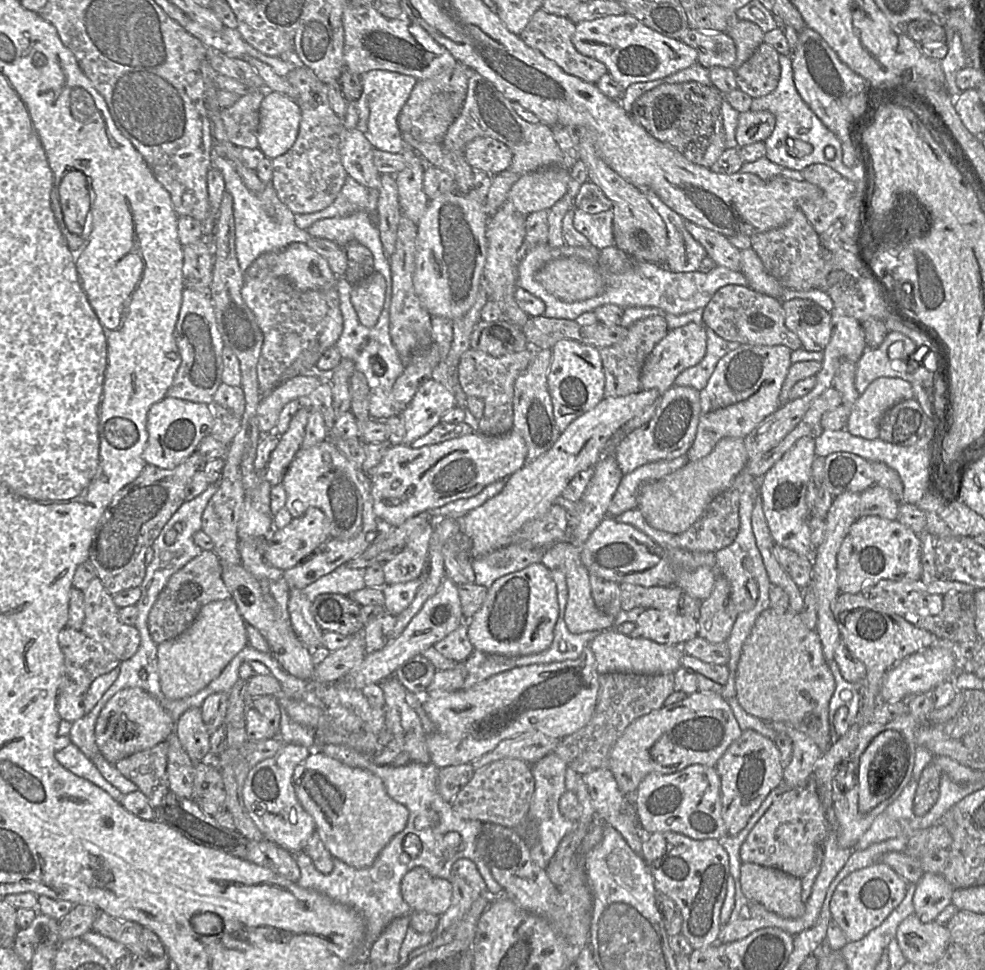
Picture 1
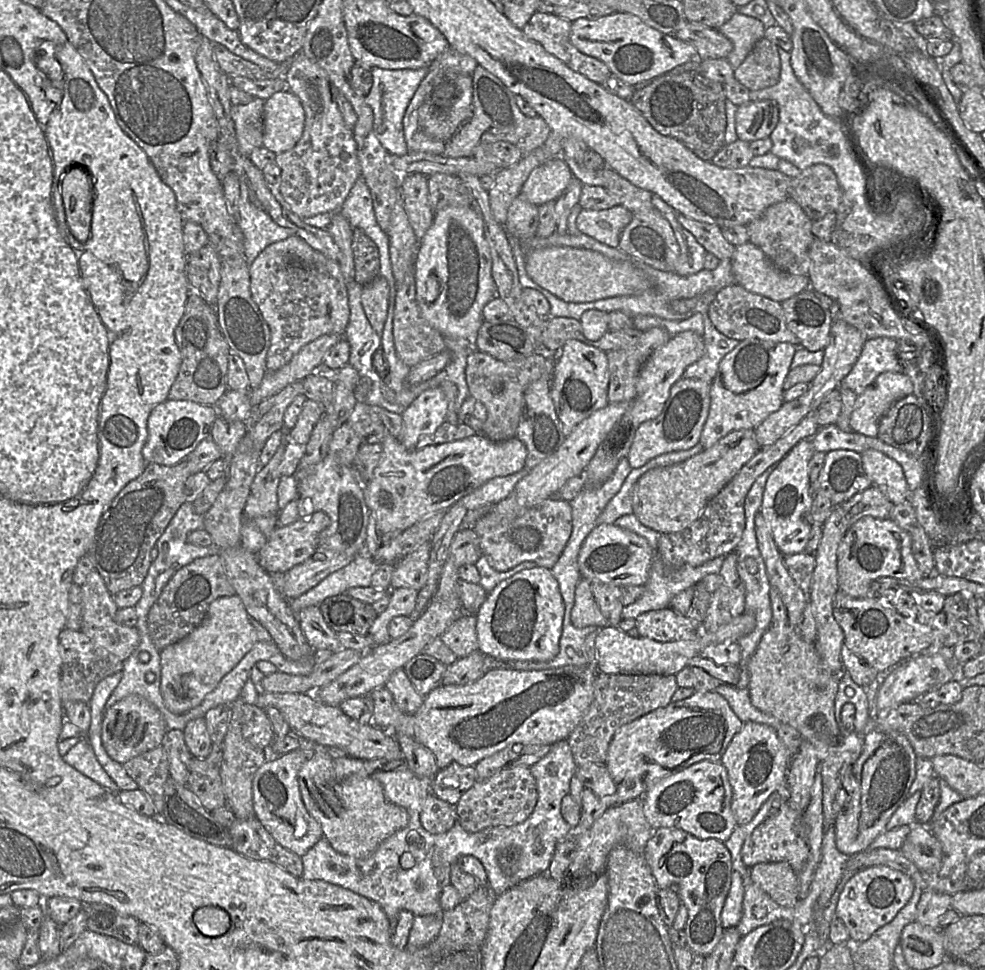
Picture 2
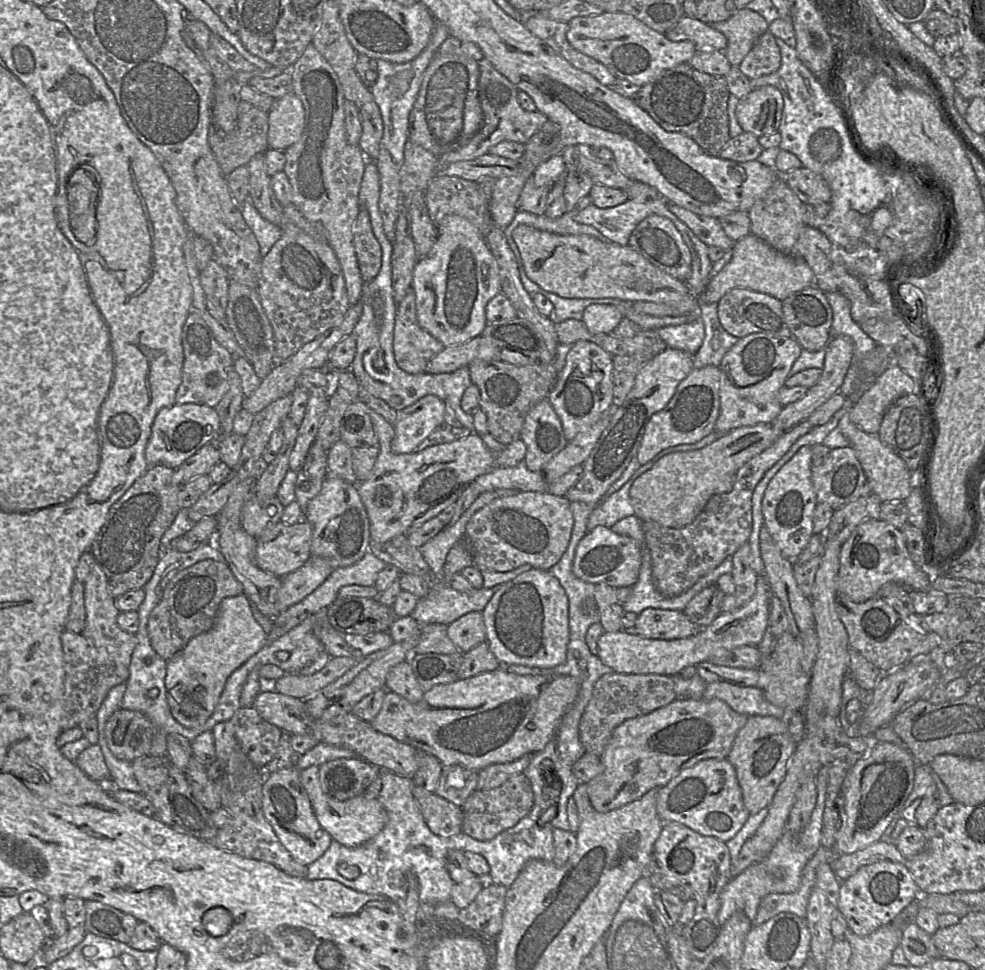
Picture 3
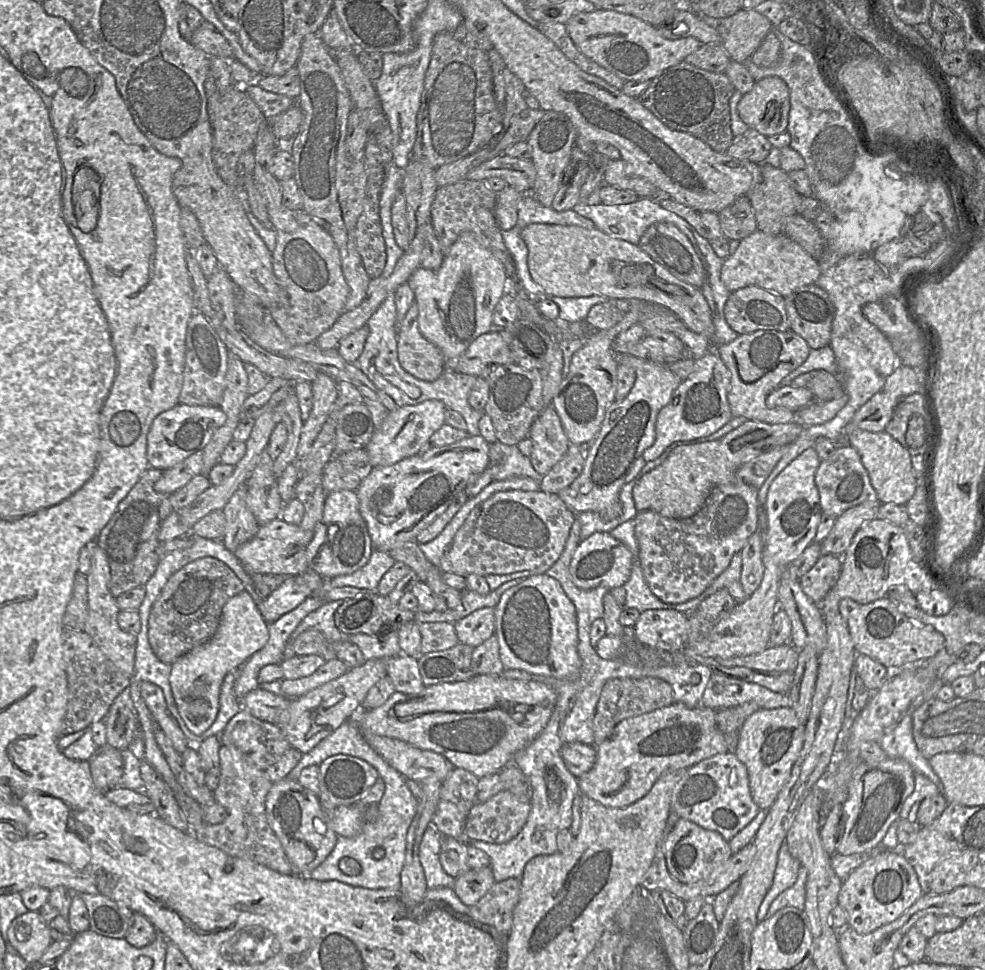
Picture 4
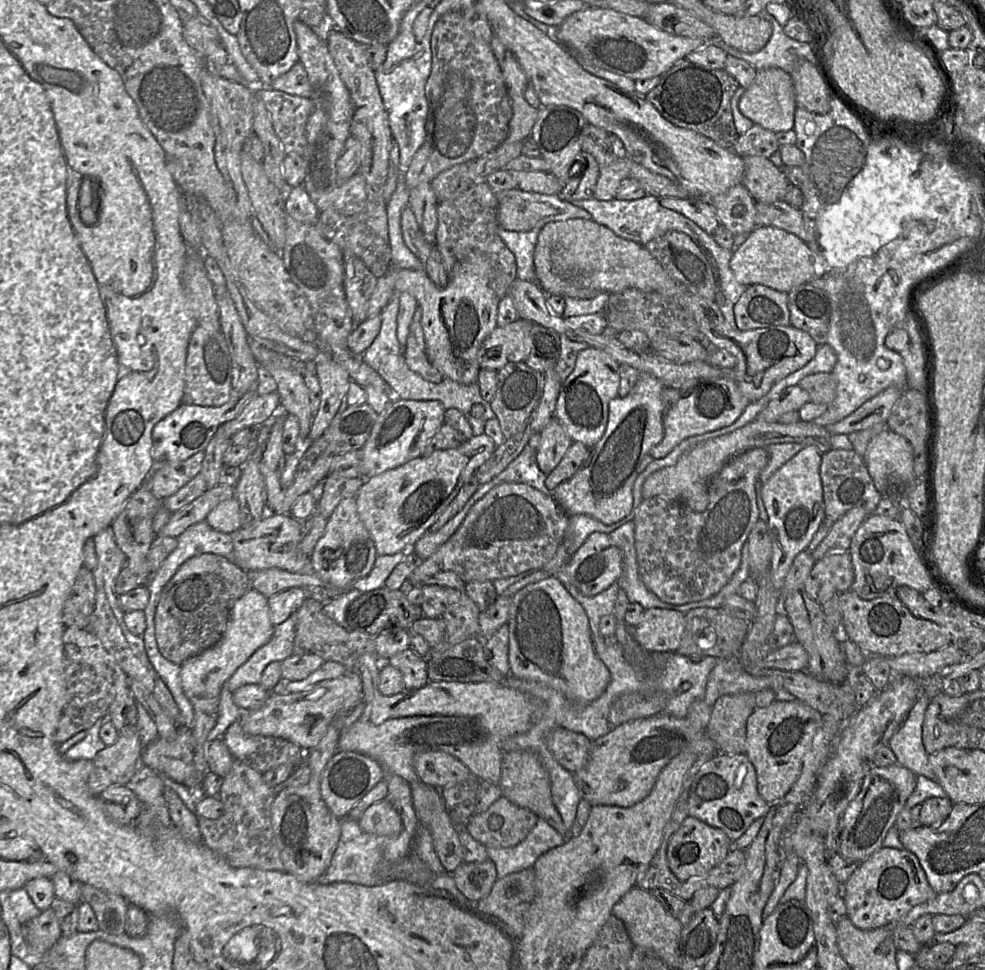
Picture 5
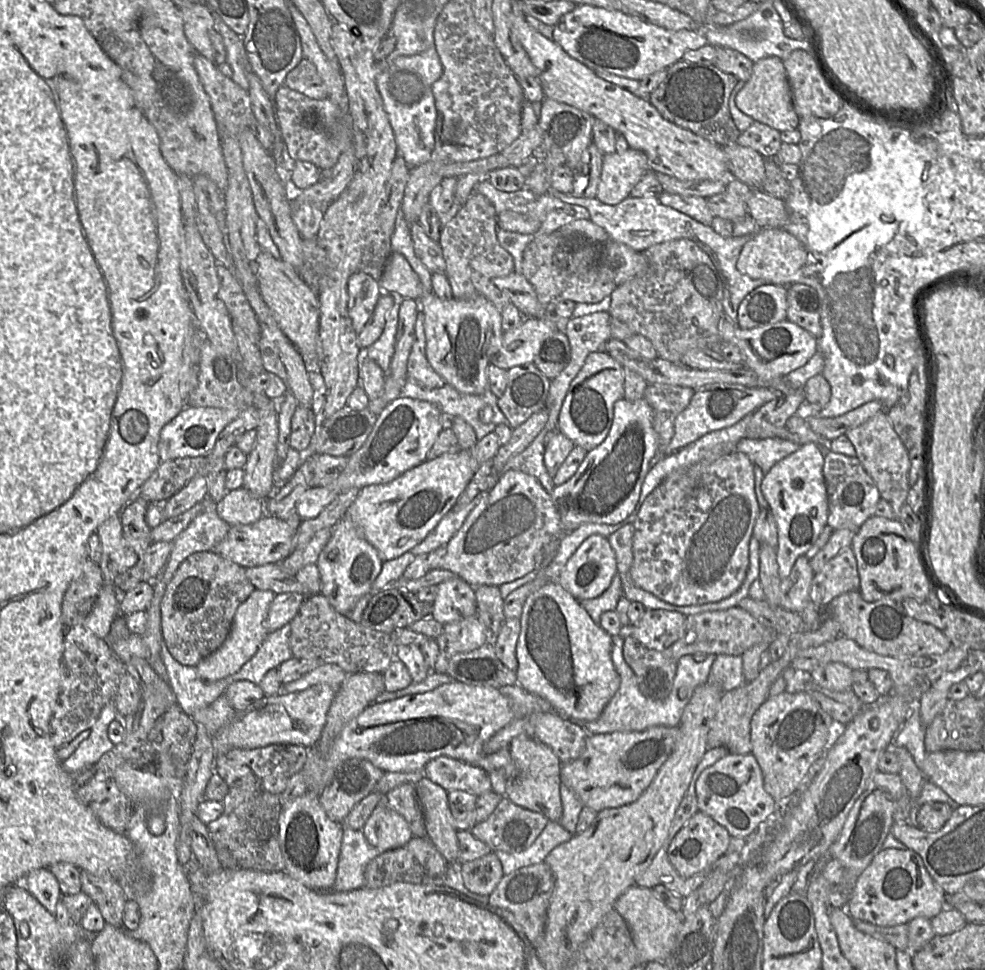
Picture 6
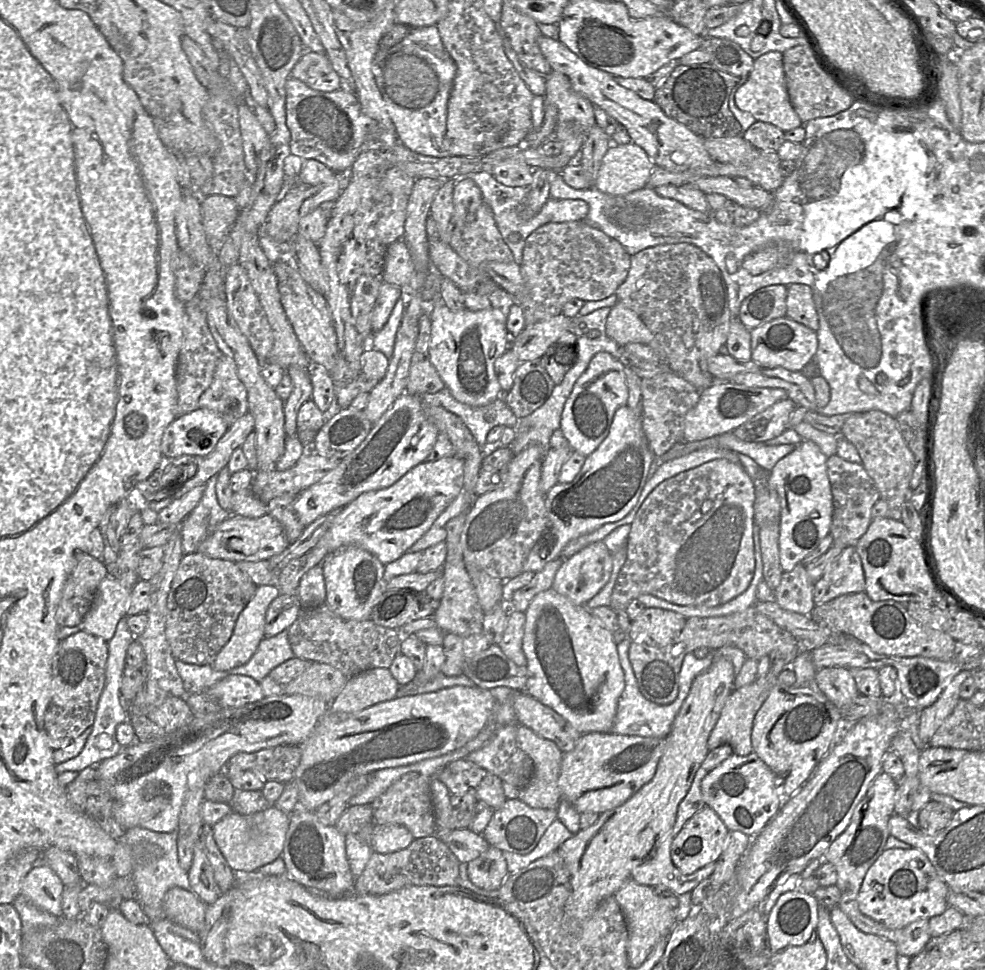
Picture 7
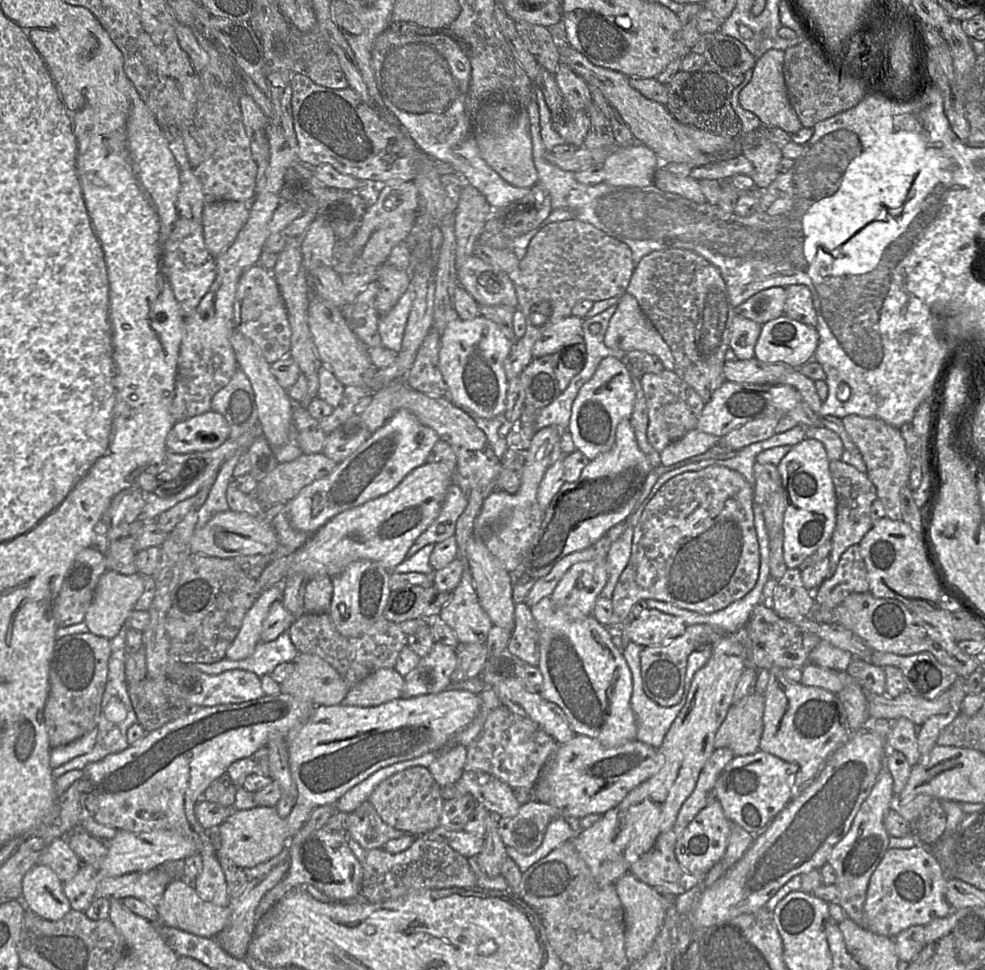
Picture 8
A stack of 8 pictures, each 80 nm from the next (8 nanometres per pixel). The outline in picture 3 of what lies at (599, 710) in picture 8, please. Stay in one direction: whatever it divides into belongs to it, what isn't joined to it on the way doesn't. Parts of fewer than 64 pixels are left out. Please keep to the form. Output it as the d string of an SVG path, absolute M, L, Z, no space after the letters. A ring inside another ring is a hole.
M533 568L500 585L501 588L482 611L486 642L498 661L503 666L519 664L542 668L552 668L564 663L570 640L569 600L560 581L548 570Z

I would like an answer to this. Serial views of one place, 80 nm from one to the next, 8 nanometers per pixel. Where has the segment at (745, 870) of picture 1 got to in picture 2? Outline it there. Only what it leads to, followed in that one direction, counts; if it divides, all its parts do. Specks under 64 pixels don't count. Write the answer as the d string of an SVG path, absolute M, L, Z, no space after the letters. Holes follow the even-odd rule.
M786 862L759 863L750 868L753 883L782 907L793 907L799 901L797 874Z

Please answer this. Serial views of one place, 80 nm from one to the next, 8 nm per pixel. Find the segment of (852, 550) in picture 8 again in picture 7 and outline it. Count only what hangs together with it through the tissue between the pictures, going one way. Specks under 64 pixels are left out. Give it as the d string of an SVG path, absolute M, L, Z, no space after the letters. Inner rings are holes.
M855 546L844 548L813 587L815 605L822 605L841 595L865 592L864 571Z

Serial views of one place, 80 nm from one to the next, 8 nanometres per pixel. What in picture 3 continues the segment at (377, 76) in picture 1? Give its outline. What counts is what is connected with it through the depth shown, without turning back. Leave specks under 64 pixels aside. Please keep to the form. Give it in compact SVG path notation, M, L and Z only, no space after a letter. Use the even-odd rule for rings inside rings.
M428 43L415 59L407 63L395 64L382 59L377 60L378 77L371 87L371 93L379 107L383 121L381 144L388 150L394 163L398 166L404 161L404 148L409 139L409 115L416 102L423 74L434 54L433 43L431 45Z

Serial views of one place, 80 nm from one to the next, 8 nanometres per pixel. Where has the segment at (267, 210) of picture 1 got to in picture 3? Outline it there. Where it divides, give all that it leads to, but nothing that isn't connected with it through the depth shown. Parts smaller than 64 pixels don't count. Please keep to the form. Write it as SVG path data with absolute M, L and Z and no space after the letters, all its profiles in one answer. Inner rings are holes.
M250 195L240 205L242 216L255 235L260 248L260 254L265 256L281 237L278 226L264 219L254 207Z

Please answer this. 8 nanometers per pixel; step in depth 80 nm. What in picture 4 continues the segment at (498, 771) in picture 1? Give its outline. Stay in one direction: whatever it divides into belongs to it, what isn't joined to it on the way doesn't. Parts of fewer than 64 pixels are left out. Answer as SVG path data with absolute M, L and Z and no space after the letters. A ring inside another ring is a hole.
M501 790L484 803L475 803L466 815L465 838L491 844L507 843L525 825L531 803Z

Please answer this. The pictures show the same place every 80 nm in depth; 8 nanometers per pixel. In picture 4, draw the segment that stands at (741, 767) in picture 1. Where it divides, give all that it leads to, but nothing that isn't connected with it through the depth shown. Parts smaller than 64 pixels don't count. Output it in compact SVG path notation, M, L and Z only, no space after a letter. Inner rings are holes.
M790 707L759 709L750 715L742 725L738 745L734 753L747 769L752 799L761 810L770 809L779 792L788 781L793 764L803 746L804 732L805 722L800 721L795 711Z

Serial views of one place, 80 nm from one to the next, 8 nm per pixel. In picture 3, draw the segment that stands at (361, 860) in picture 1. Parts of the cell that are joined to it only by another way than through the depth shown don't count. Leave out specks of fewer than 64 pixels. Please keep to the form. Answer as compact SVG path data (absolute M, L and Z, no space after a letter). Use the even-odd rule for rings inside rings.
M312 765L300 771L300 782L307 792L314 814L320 825L340 844L355 848L374 838L388 822L388 815L378 798L367 798L365 794L340 801L322 790L319 766Z

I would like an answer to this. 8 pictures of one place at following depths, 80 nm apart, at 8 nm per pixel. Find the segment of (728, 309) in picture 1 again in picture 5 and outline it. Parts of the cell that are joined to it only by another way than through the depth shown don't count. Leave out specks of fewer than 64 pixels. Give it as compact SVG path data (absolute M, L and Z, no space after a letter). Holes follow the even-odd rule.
M761 284L748 286L734 305L740 331L790 325L788 293Z

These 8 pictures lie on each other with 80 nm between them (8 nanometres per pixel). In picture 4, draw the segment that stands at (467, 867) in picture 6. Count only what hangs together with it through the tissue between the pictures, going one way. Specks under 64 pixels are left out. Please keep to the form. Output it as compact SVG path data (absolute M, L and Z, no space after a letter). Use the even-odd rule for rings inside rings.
M491 867L469 869L454 878L454 891L463 904L475 905L495 883Z

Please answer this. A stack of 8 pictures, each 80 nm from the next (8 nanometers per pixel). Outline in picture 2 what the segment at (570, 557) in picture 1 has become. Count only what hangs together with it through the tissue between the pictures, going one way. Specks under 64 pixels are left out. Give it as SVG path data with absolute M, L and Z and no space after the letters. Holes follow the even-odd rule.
M583 577L575 589L575 602L571 609L571 622L576 628L587 626L603 628L609 626L594 598L591 581Z

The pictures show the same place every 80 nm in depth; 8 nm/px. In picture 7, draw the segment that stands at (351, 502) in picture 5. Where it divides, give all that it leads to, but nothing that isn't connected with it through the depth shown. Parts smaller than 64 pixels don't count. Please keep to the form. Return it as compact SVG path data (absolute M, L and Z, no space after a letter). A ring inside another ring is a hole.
M346 546L328 554L321 563L326 588L326 607L344 620L369 620L373 607L387 590L384 567L377 557L357 546Z

